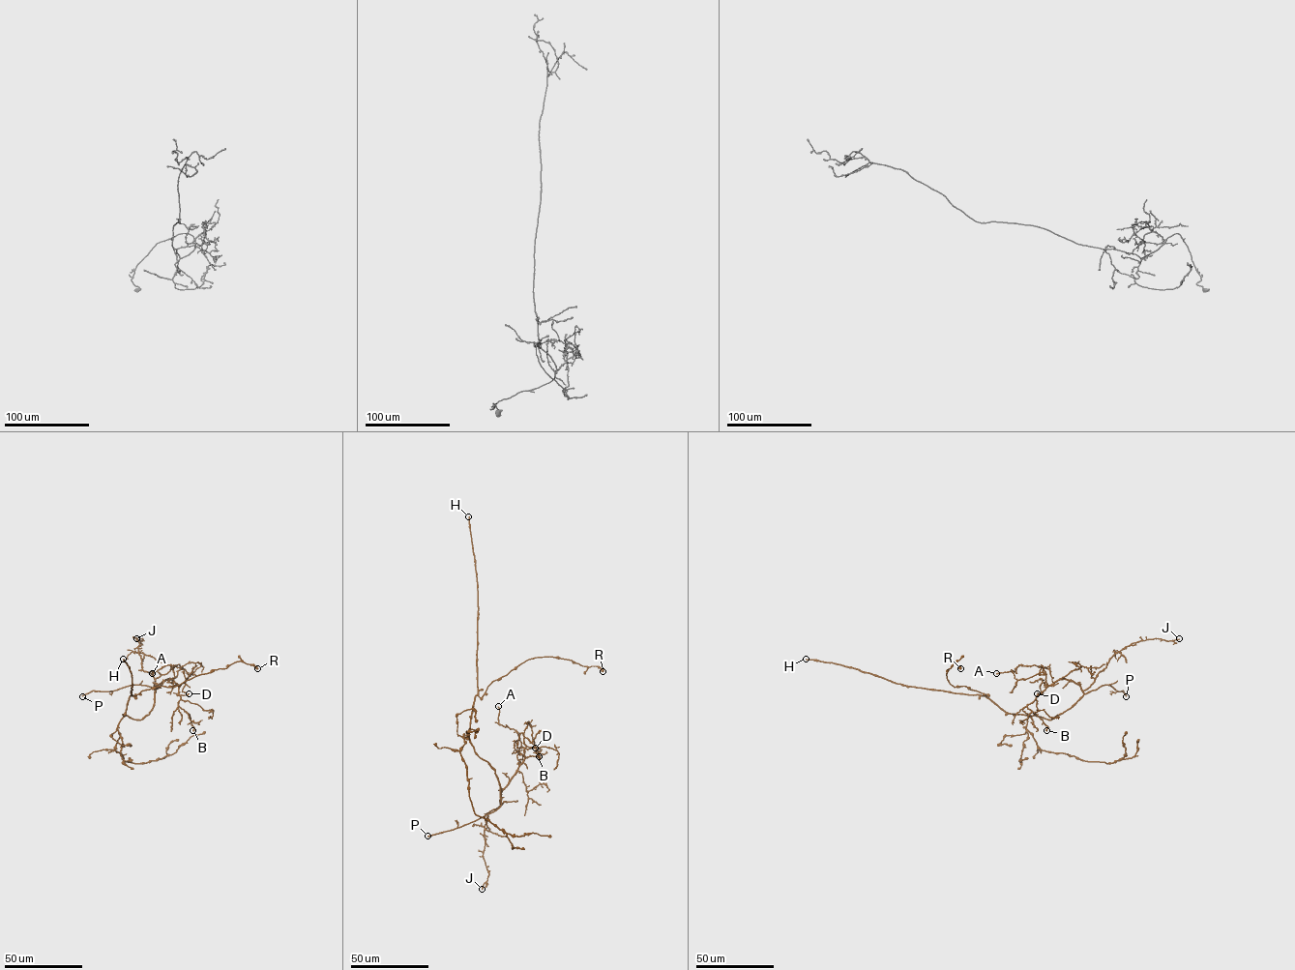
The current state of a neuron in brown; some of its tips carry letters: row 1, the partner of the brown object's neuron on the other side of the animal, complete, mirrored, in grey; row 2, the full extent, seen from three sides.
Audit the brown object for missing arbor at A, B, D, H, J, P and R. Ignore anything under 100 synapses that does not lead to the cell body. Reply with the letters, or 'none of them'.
H, P

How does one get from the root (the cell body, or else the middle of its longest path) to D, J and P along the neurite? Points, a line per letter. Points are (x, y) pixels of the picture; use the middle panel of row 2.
D: (470, 724), (469, 742), (474, 751), (495, 771), (500, 793), (524, 759), (524, 749), (535, 748)
J: (470, 724), (469, 742), (495, 771), (501, 794), (485, 825), (488, 875), (482, 889)
P: (470, 724), (468, 735), (474, 751), (495, 771), (501, 805), (473, 821), (427, 836)

